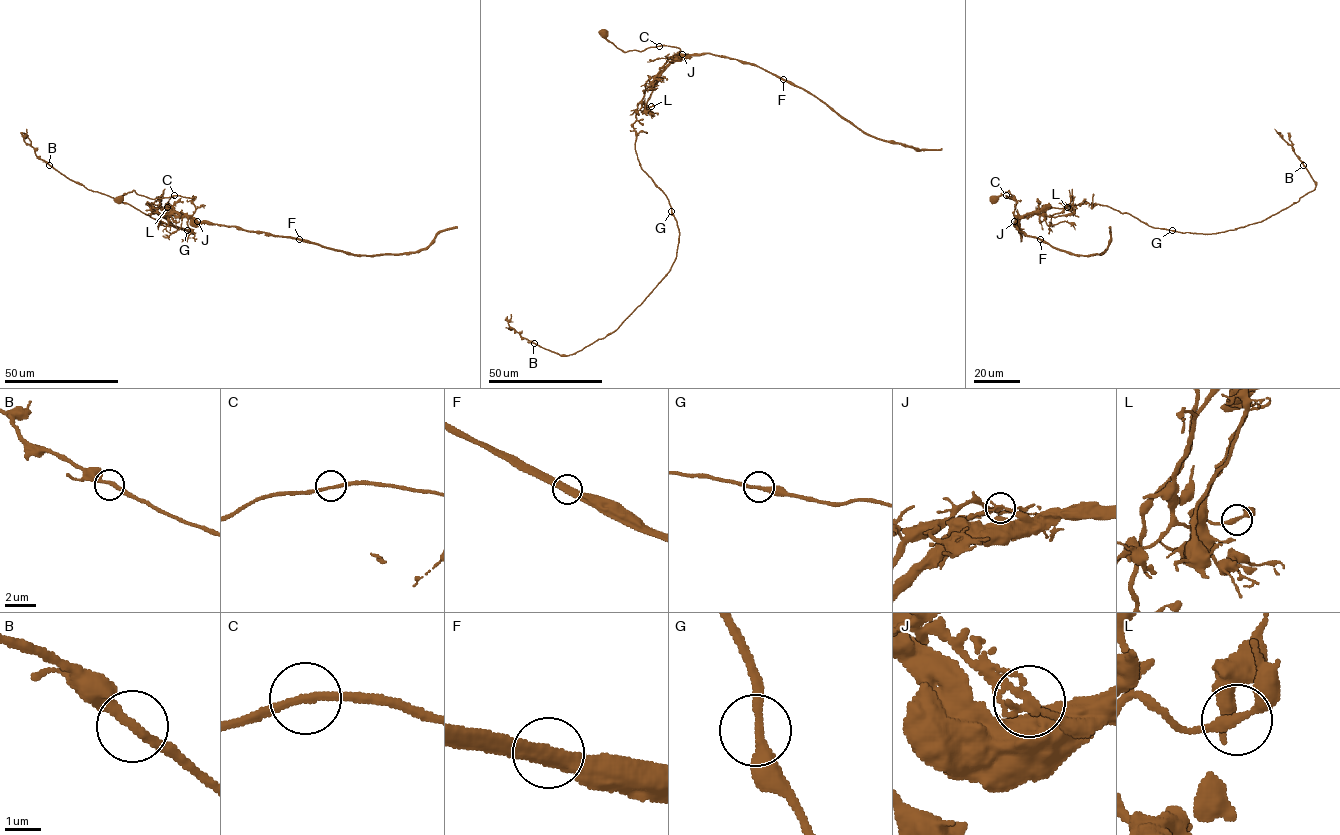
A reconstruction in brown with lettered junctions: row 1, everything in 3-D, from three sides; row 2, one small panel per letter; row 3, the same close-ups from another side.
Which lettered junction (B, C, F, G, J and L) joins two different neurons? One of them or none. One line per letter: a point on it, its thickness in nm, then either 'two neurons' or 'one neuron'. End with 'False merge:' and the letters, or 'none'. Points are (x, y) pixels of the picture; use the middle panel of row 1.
B: (534, 343) | 240 nm | one neuron
C: (659, 46) | 200 nm | one neuron
F: (783, 79) | 360 nm | one neuron
G: (671, 211) | 280 nm | one neuron
J: (682, 54) | 200 nm | two neurons
L: (651, 106) | 280 nm | one neuron
False merge: J

